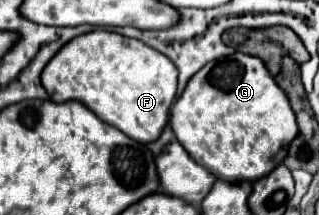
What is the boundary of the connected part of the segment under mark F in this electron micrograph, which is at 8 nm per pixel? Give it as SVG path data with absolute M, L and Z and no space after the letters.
M91 31L71 39L45 65L41 83L55 103L81 101L101 121L117 127L139 143L151 143L169 121L169 107L177 91L177 67L157 49L109 31Z

